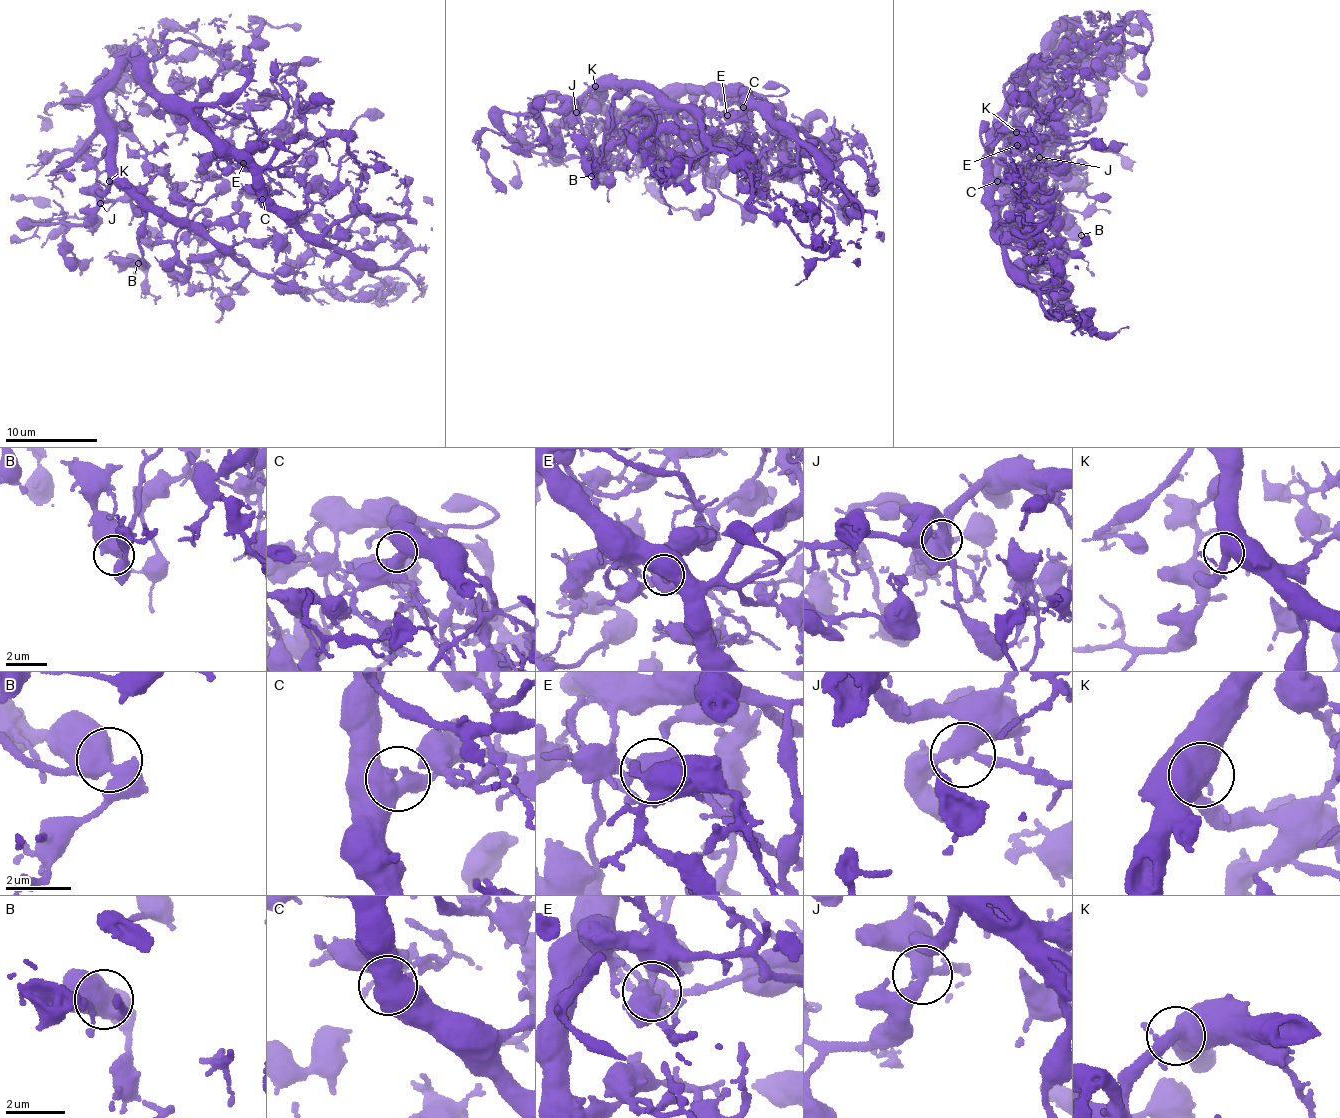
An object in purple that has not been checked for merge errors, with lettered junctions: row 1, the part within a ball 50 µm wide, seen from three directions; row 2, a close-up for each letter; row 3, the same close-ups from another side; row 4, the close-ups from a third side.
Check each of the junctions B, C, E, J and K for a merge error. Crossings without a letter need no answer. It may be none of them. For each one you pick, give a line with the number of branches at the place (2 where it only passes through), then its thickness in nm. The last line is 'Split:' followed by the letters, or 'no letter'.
Split: no letter

